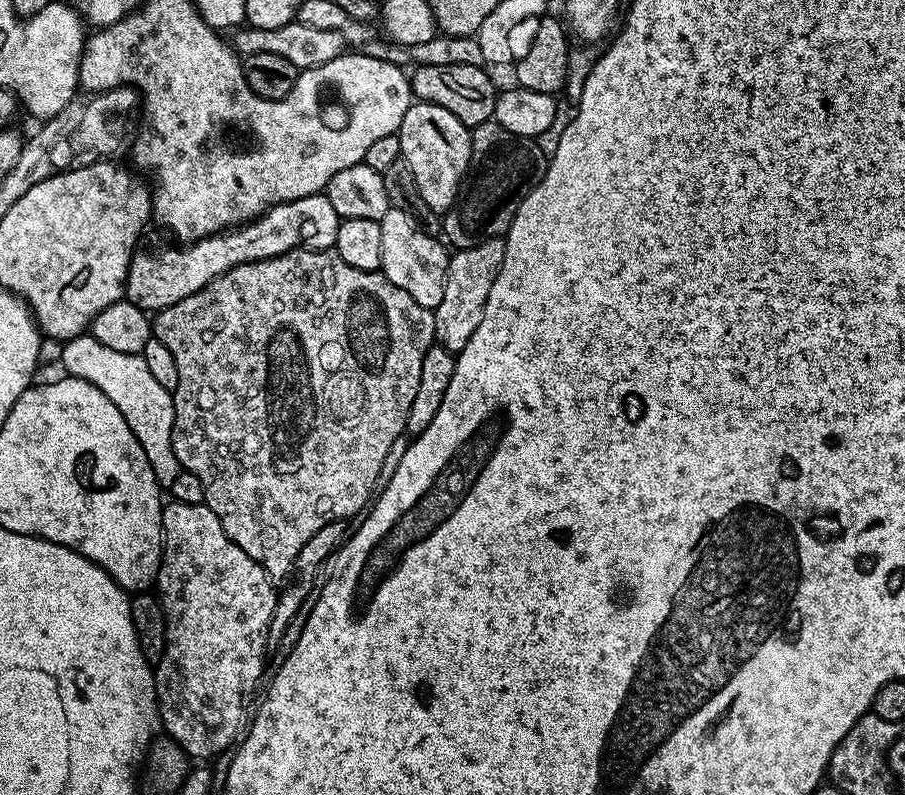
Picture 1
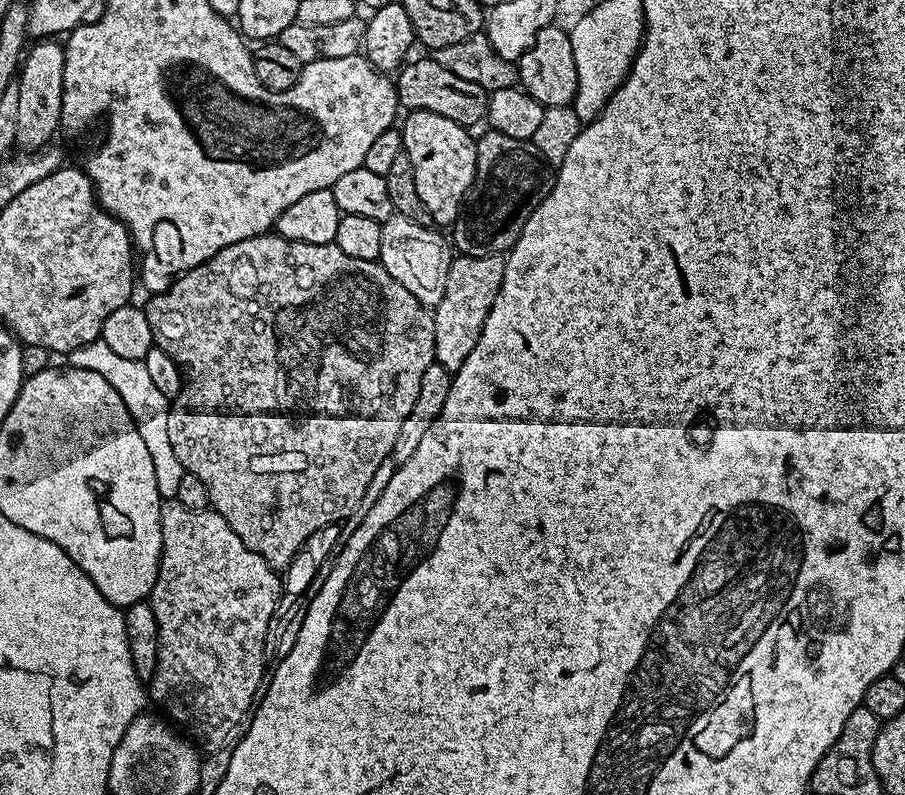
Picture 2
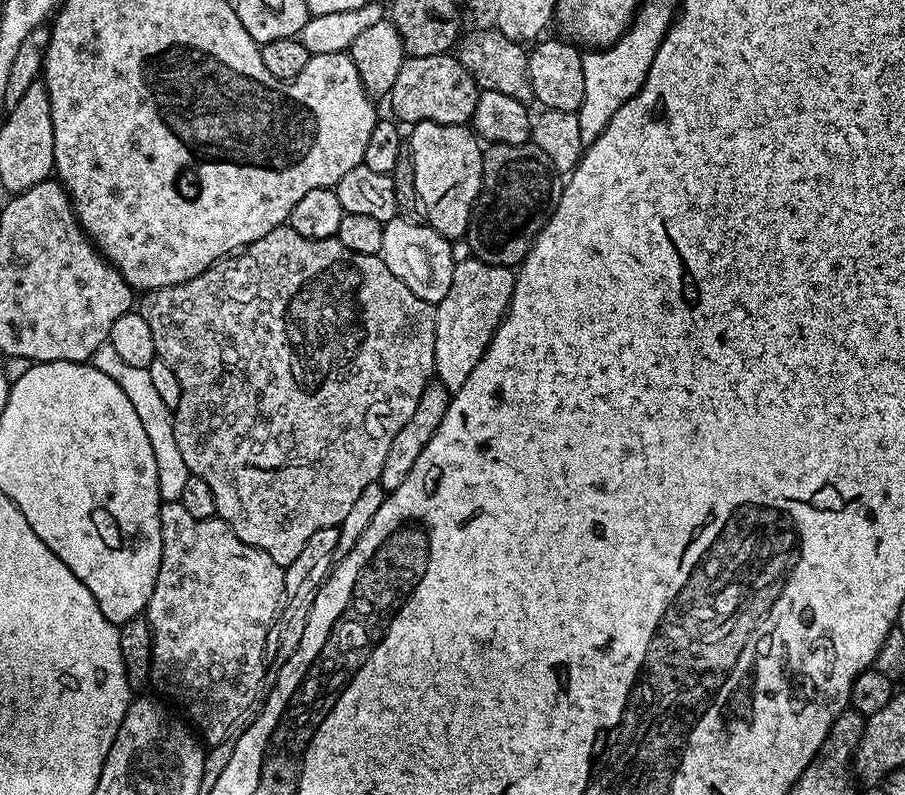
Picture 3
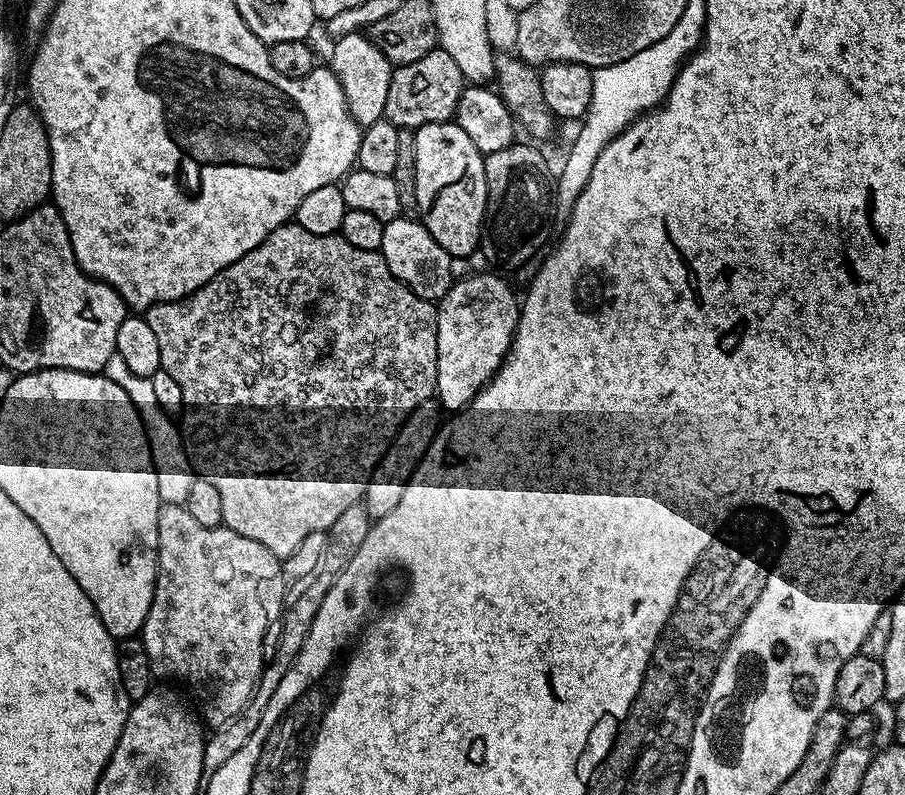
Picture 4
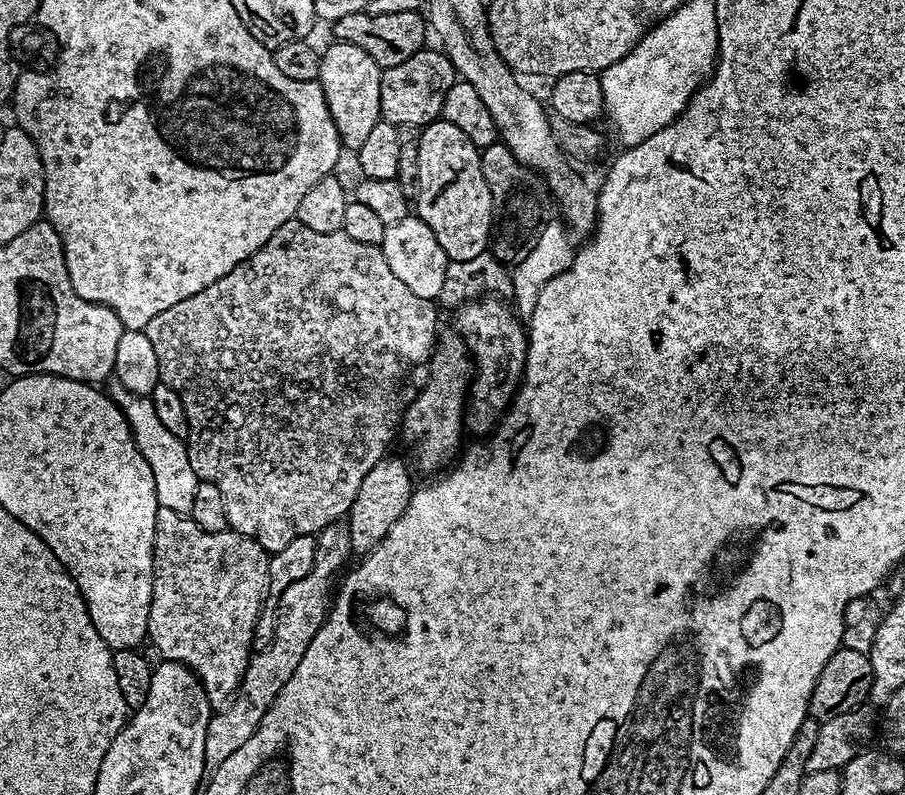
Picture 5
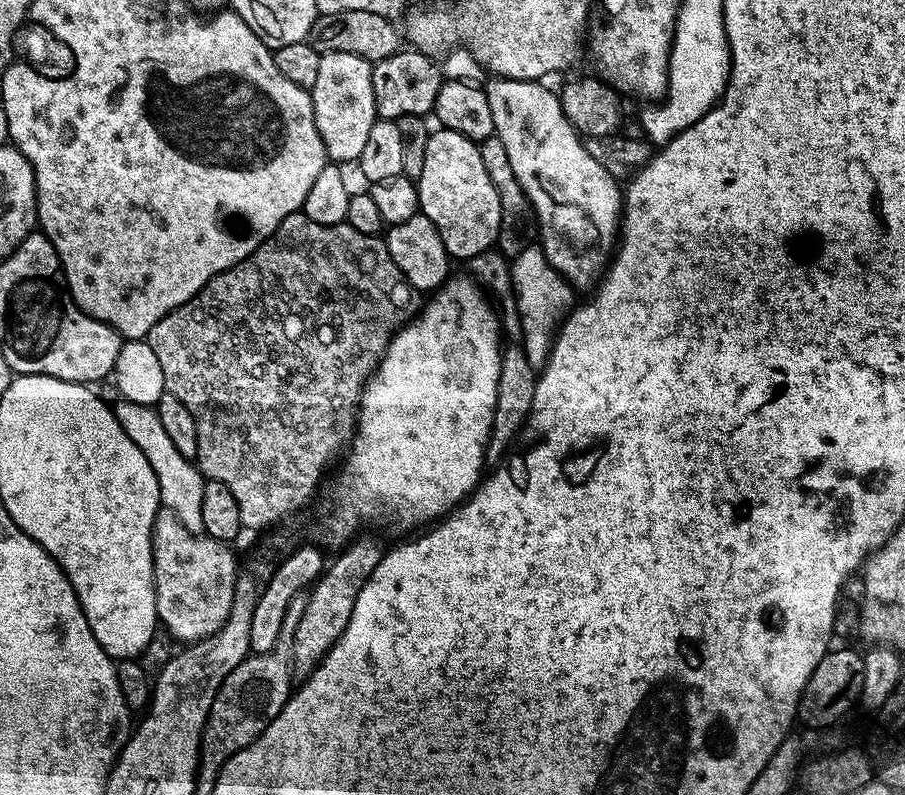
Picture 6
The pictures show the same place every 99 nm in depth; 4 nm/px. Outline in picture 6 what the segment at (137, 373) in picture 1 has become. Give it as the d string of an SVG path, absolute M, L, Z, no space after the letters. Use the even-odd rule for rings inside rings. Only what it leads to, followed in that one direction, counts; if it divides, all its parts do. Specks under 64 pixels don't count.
M123 398L117 399L117 401L117 404L114 404L114 411L122 430L138 446L138 450L142 450L142 454L146 454L146 462L150 462L150 466L154 466L154 474L158 478L161 505L174 510L174 514L178 514L178 522L182 522L182 526L186 526L186 530L197 534L203 533L200 490L206 481L200 475L199 468L193 461L178 454L178 450L174 450L174 442L170 442L170 437L166 435L166 429L162 427L162 418L158 418L155 407L135 404Z

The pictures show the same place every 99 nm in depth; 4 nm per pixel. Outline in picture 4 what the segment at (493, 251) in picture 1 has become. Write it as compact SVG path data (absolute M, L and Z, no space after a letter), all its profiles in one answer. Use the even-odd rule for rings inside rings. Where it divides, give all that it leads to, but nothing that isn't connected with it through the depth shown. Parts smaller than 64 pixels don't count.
M495 271L457 279L436 309L438 370L435 399L448 414L459 414L500 369L520 321L521 301Z

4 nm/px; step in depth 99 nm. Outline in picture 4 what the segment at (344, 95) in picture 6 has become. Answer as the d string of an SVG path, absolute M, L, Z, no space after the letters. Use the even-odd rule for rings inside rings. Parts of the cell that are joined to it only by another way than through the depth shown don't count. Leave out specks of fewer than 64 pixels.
M363 31L348 33L345 36L335 37L332 48L332 61L330 67L332 73L338 78L342 86L342 94L346 94L346 106L352 116L352 120L360 125L361 129L370 127L374 122L384 119L384 107L386 106L386 90L390 90L390 78L393 65L374 46Z

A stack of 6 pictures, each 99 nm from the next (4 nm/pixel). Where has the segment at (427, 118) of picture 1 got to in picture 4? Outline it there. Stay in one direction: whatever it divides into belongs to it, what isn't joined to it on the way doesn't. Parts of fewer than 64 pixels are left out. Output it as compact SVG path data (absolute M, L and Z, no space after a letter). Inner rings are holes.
M454 122L443 124L424 124L415 129L416 138L416 193L420 211L418 219L430 230L434 242L446 250L453 258L475 253L480 246L480 230L484 227L484 211L486 210L486 174L484 173L485 153L470 142L466 130Z

